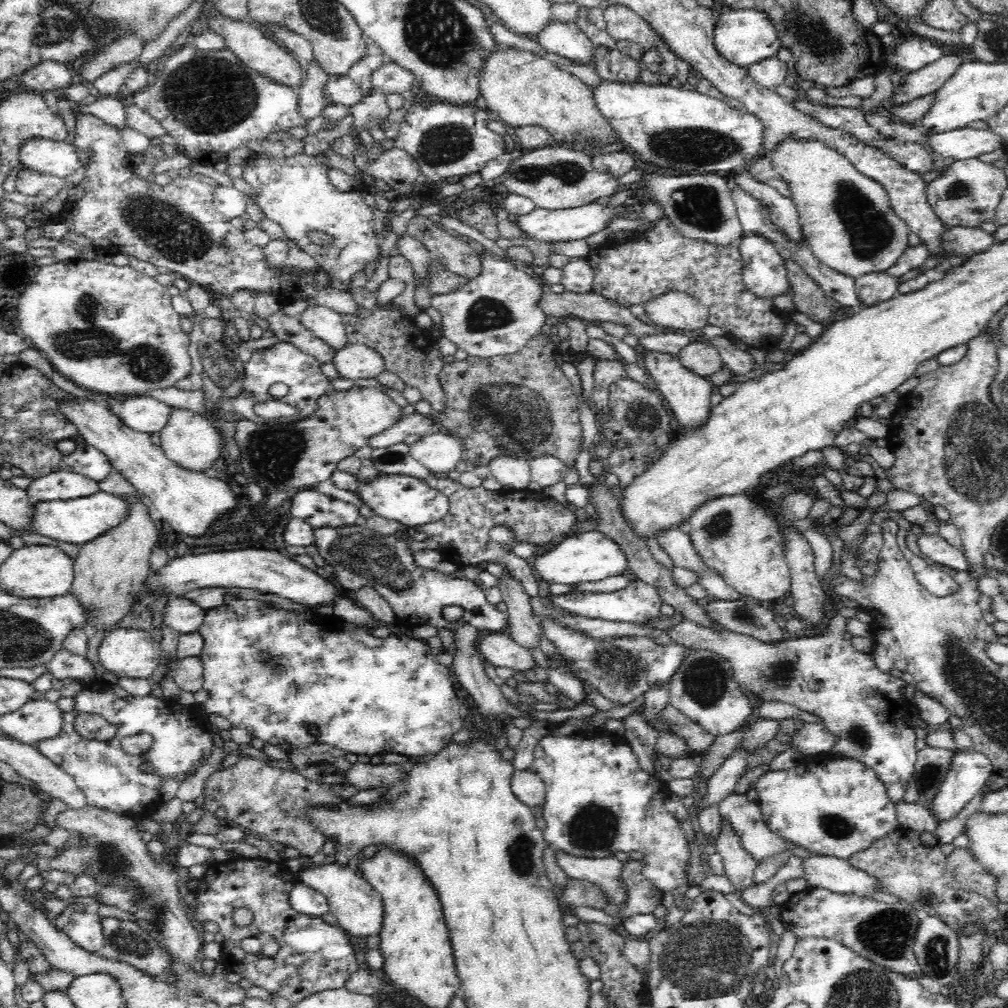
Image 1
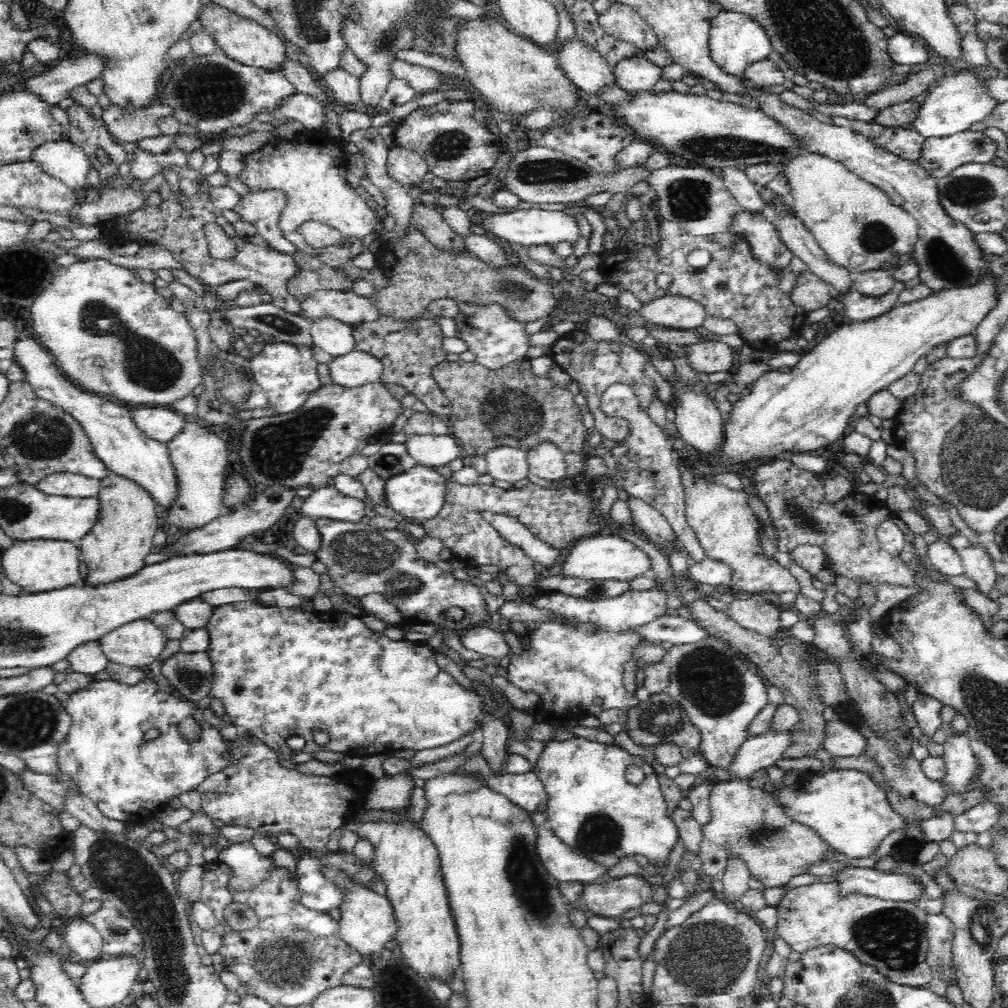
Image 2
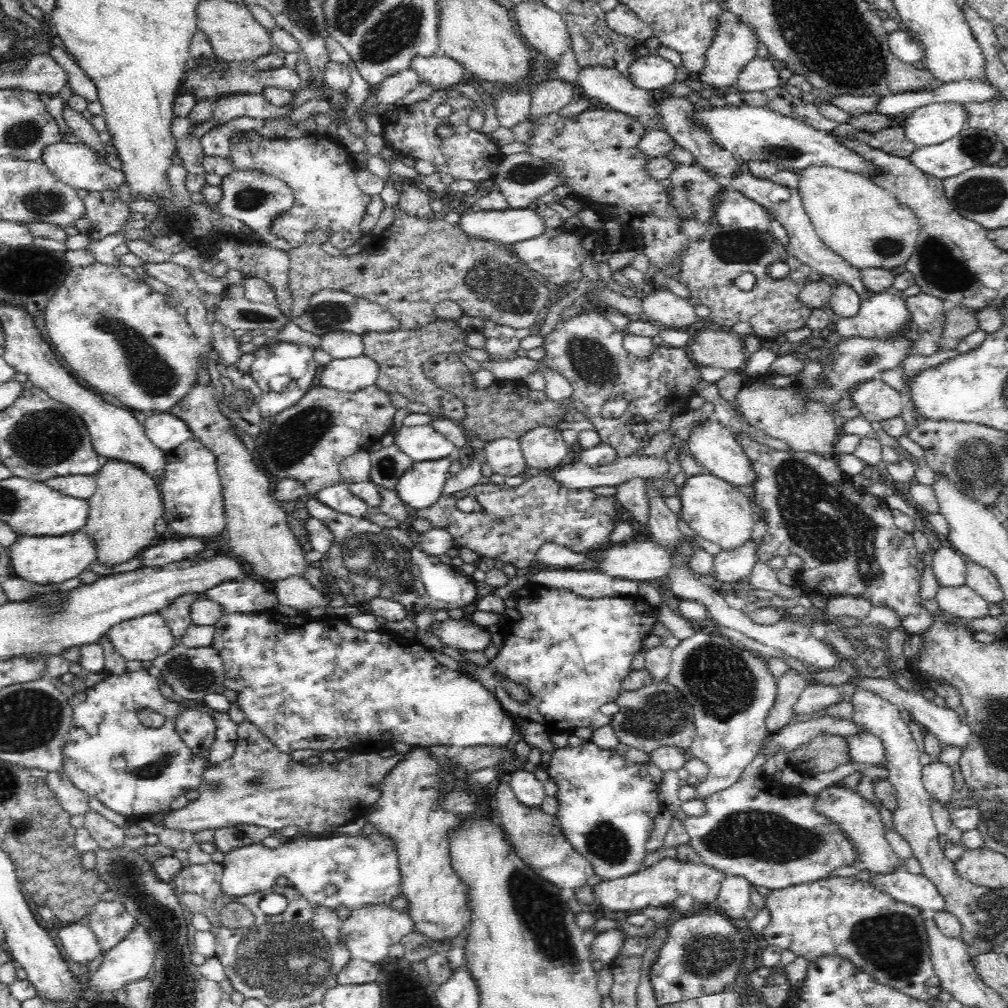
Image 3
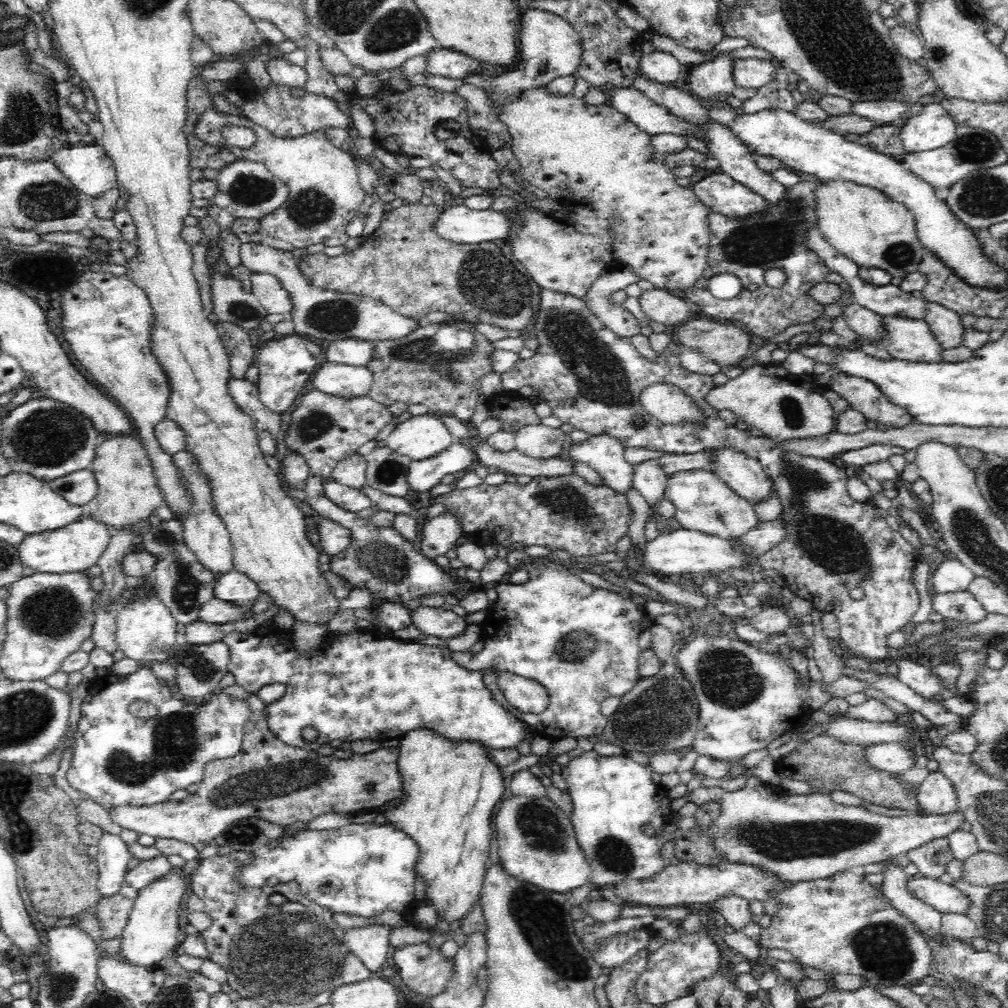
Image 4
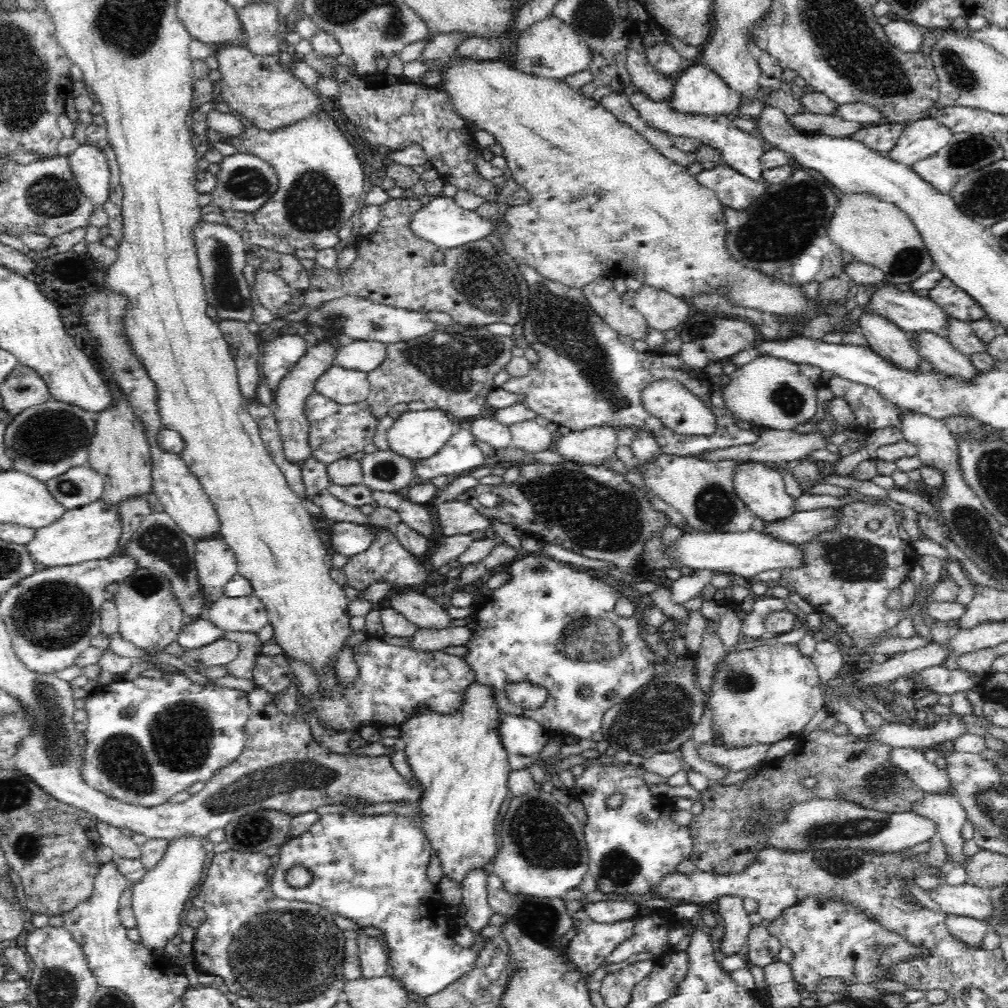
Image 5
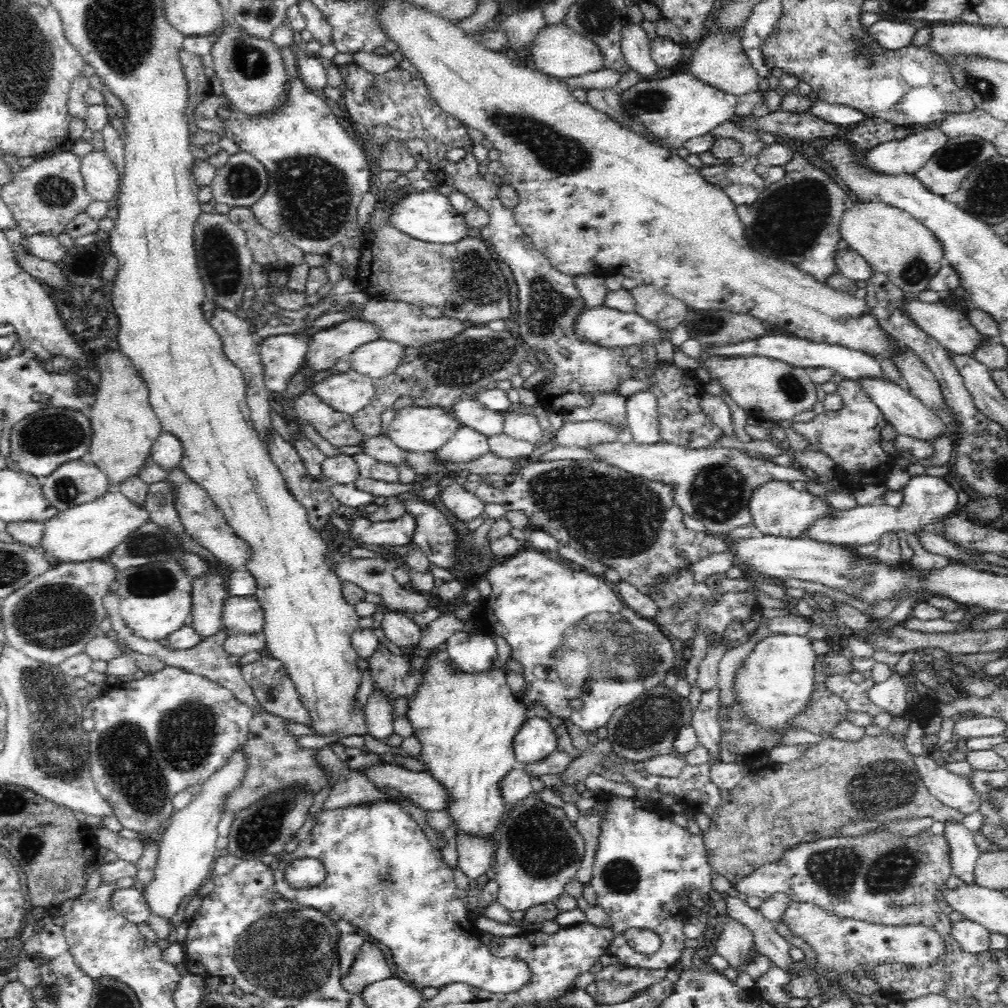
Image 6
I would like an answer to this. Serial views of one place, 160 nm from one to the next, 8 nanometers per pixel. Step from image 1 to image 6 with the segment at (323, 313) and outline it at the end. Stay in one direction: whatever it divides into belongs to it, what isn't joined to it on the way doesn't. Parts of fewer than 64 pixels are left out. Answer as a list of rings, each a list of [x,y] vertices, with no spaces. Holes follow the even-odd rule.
[[[383,339],[366,342],[350,354],[350,368],[356,372],[378,378],[387,375],[404,358],[404,346]]]

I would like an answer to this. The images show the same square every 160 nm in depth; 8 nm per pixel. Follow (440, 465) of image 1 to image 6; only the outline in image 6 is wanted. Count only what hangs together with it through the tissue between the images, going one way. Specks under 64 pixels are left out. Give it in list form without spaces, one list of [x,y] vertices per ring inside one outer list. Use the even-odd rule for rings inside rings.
[[[408,406],[396,412],[386,435],[397,448],[416,454],[434,452],[448,442],[458,430],[458,420],[452,411],[442,407]]]

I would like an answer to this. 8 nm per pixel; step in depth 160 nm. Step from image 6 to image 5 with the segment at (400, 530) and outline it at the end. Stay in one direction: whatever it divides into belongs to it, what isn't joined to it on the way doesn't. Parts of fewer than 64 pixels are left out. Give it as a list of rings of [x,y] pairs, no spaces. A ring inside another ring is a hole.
[[[336,521],[330,526],[330,546],[344,556],[354,556],[366,550],[375,537],[375,530],[353,522]]]

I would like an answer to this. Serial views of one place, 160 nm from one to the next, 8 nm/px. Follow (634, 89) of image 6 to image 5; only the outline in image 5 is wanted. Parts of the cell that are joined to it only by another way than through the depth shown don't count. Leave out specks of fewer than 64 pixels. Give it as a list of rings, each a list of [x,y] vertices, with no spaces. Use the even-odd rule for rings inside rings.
[[[688,63],[683,75],[674,81],[674,100],[666,103],[684,113],[727,115],[736,112],[741,106],[741,93],[728,86],[728,83],[706,64]]]

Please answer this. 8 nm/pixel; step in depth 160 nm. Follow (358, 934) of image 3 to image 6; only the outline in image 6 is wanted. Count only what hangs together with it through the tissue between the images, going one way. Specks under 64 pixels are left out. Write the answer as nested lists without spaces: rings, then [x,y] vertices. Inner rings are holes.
[[[364,941],[356,957],[350,974],[342,980],[350,994],[361,994],[361,990],[368,986],[368,983],[393,976],[382,950],[374,942]]]

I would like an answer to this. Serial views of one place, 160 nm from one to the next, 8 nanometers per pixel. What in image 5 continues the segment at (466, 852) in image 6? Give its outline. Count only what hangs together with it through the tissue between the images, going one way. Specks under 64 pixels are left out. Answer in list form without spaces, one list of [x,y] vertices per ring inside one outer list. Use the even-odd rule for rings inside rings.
[[[484,868],[470,872],[470,876],[462,882],[462,896],[466,914],[464,918],[456,916],[455,923],[458,929],[467,928],[473,932],[474,942],[470,947],[479,954],[488,944],[488,940],[482,936],[482,930],[495,914],[488,902],[487,874]]]

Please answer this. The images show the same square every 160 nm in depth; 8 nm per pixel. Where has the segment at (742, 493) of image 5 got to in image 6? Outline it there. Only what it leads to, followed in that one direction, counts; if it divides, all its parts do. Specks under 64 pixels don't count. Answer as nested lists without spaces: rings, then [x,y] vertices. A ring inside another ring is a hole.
[[[768,480],[752,489],[749,496],[749,507],[753,516],[756,533],[767,535],[784,535],[784,537],[800,537],[801,532],[810,521],[821,517],[830,507],[824,501],[808,491],[798,491],[787,481]]]

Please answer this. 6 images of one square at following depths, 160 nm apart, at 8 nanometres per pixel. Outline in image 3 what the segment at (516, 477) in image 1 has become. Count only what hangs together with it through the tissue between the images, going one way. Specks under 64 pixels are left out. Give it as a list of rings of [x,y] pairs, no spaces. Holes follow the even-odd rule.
[[[498,438],[487,443],[484,455],[484,463],[500,476],[518,476],[528,468],[518,440]]]

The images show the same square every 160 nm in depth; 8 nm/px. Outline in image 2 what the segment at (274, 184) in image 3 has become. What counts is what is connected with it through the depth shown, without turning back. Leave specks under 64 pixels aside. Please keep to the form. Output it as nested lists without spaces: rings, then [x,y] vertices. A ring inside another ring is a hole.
[[[253,192],[242,196],[241,204],[234,210],[240,220],[249,222],[257,229],[257,234],[265,240],[265,246],[282,255],[294,255],[297,250],[282,233],[279,226],[280,214],[288,196],[283,192]]]

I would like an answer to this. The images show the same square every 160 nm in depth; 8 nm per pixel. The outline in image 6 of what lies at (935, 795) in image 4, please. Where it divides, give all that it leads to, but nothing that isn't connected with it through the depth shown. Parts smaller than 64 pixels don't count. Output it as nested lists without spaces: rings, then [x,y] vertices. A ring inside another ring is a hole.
[[[944,820],[944,840],[948,847],[948,858],[954,875],[971,885],[973,870],[980,851],[974,844],[973,834],[961,822]]]

